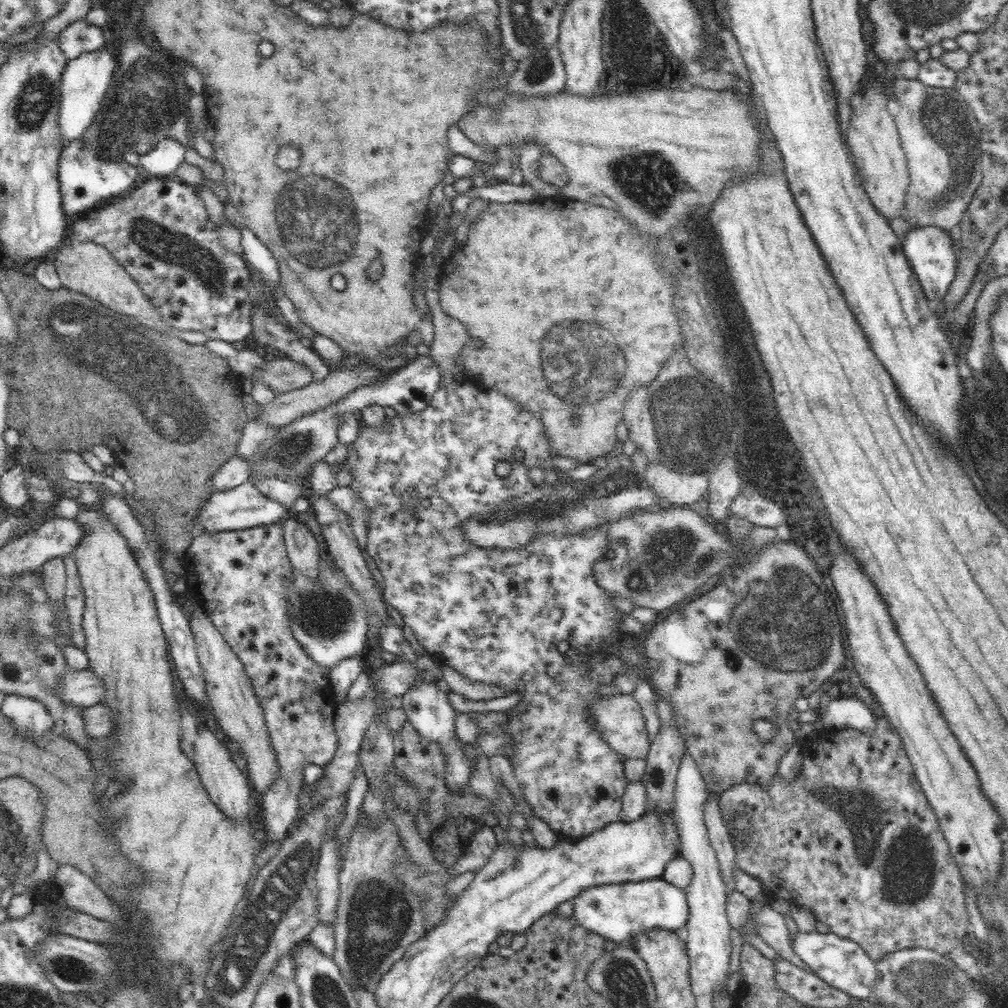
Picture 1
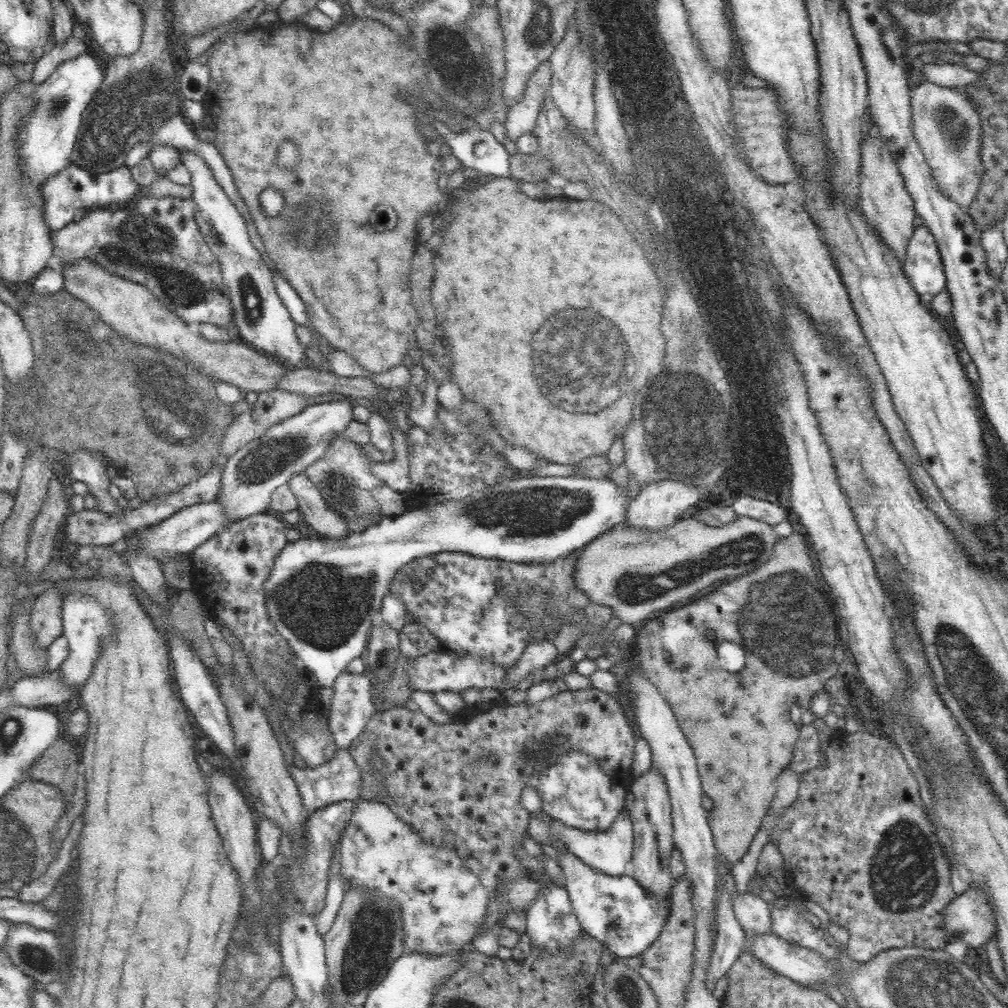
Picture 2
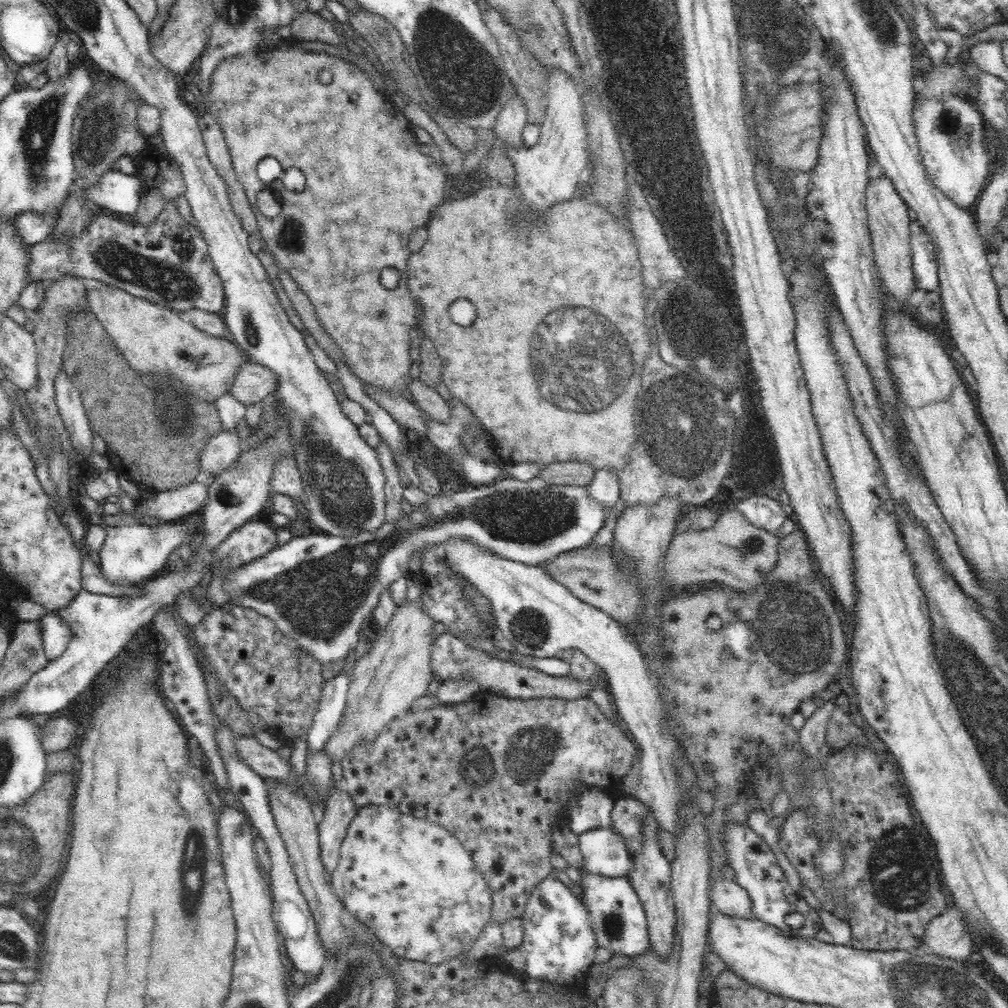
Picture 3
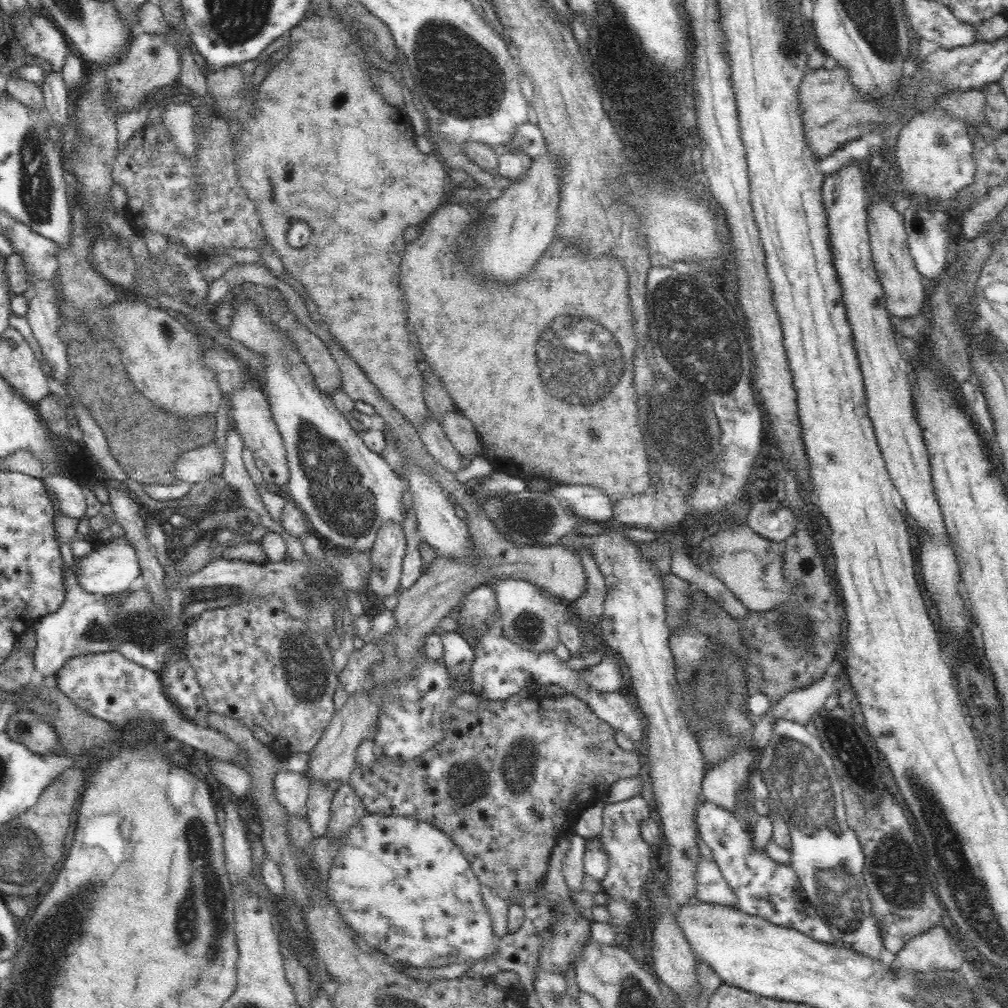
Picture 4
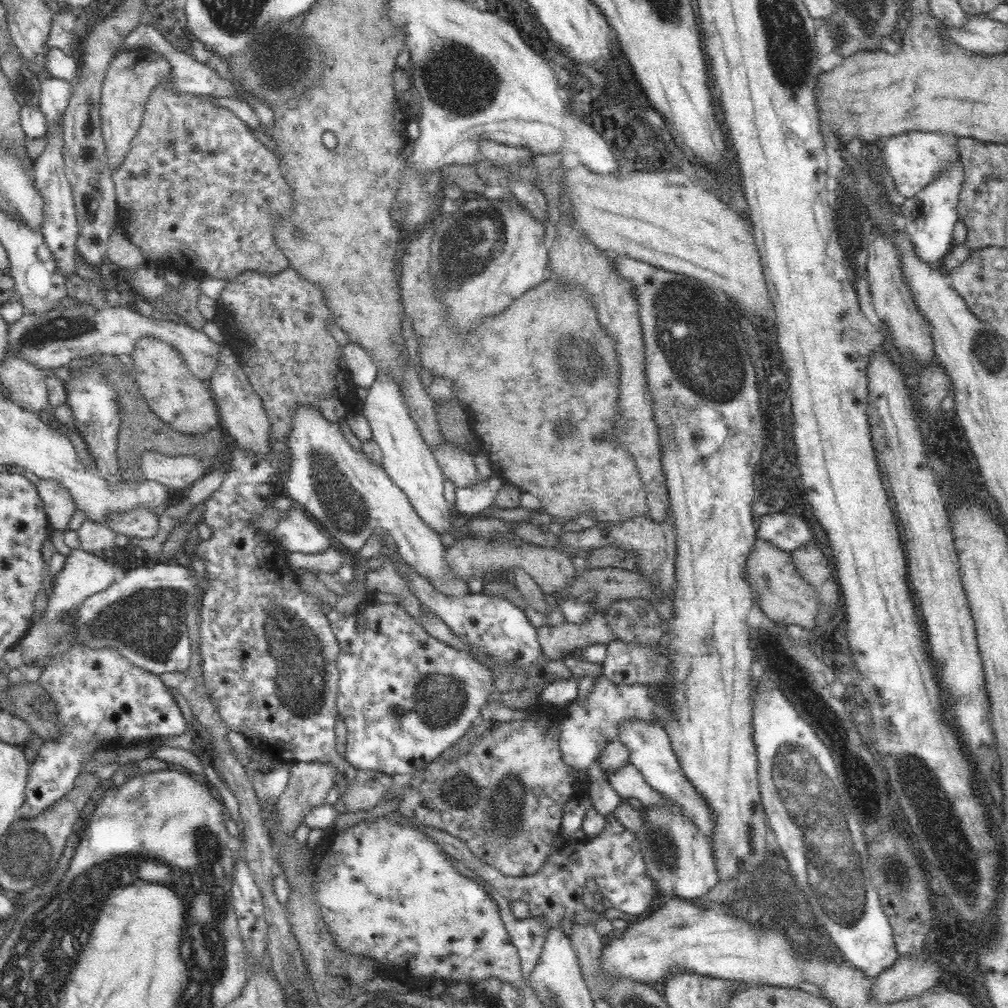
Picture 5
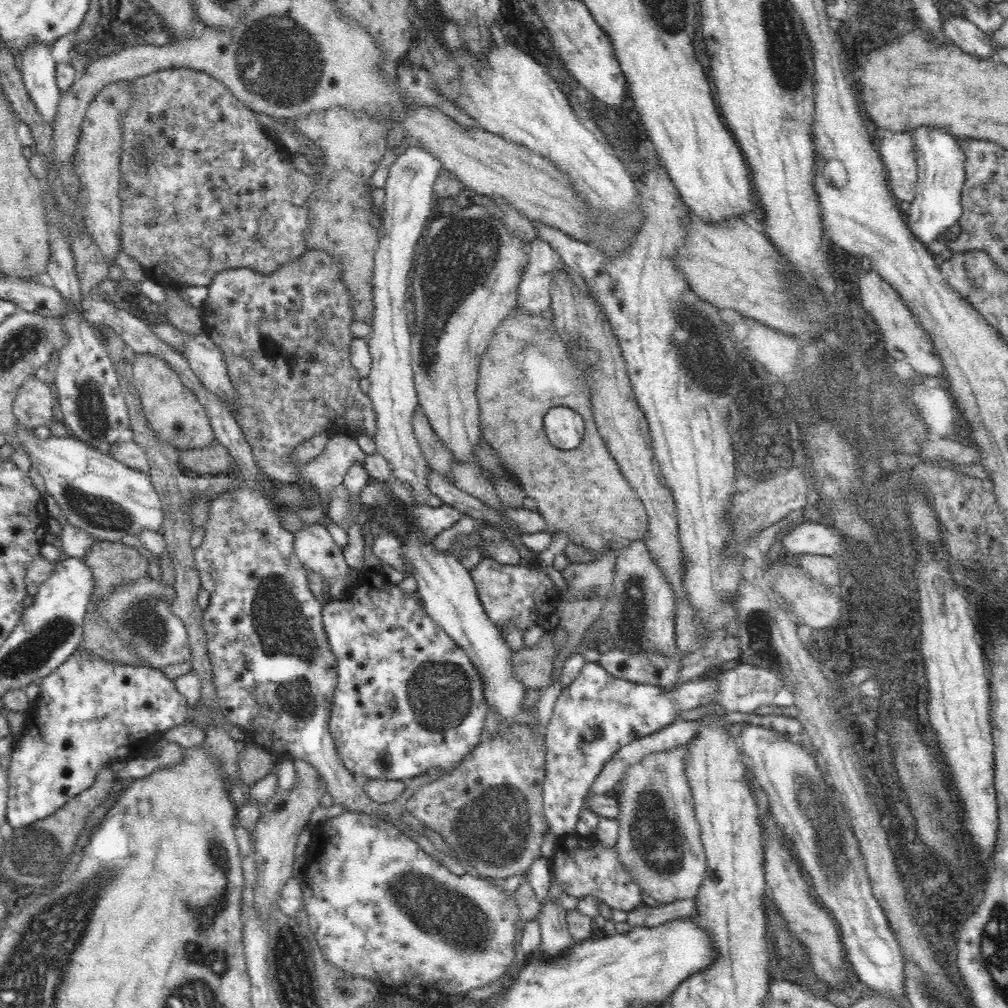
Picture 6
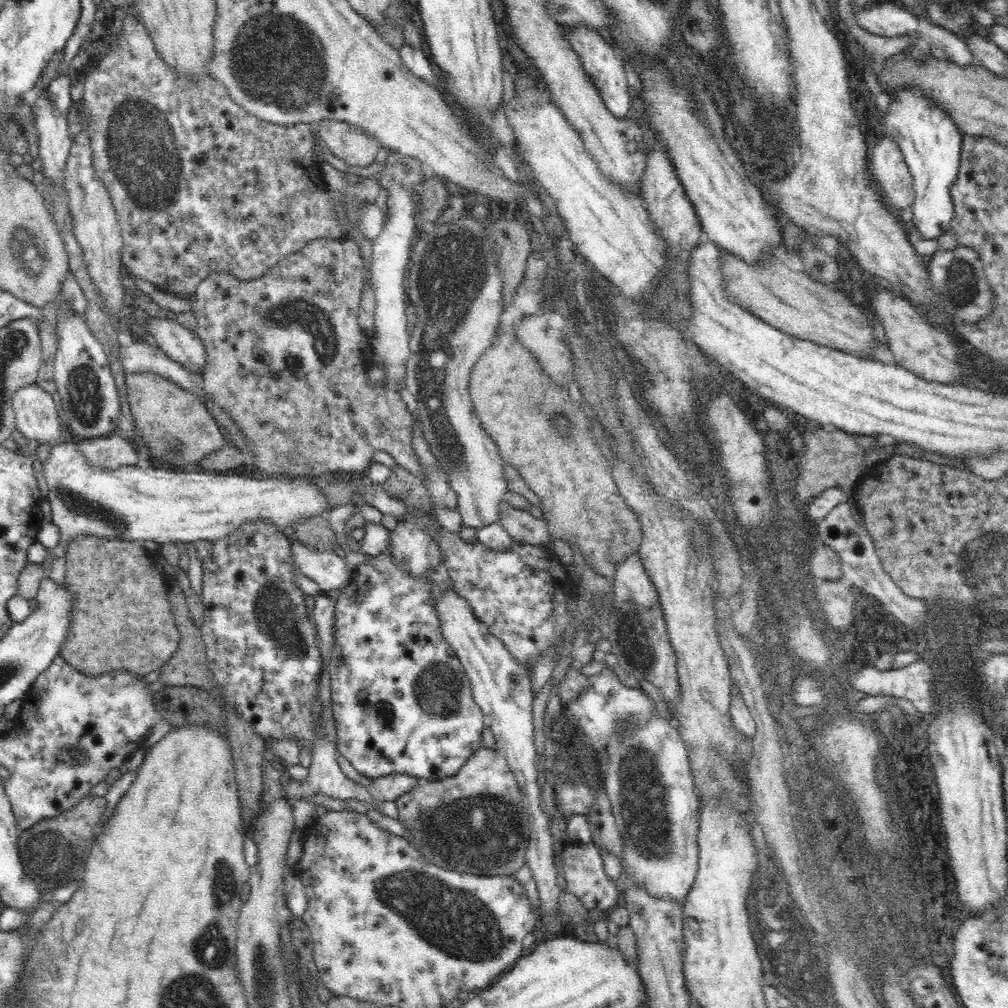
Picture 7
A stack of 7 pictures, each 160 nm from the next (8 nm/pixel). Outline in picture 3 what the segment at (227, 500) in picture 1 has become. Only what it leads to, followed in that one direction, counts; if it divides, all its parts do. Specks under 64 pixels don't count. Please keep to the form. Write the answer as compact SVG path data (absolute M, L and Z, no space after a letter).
M200 511L185 515L180 524L166 521L156 526L148 526L137 522L128 526L110 526L104 524L106 536L98 564L102 576L118 586L134 586L144 578L162 573L173 550L182 543L189 543L191 534L198 532L202 521Z

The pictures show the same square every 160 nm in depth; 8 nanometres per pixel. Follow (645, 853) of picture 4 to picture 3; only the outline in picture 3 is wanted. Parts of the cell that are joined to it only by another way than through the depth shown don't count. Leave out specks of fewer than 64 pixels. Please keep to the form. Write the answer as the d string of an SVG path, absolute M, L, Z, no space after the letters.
M620 798L613 804L611 826L624 839L632 860L642 852L644 846L642 818L646 812L650 812L650 808L641 800L634 798Z

